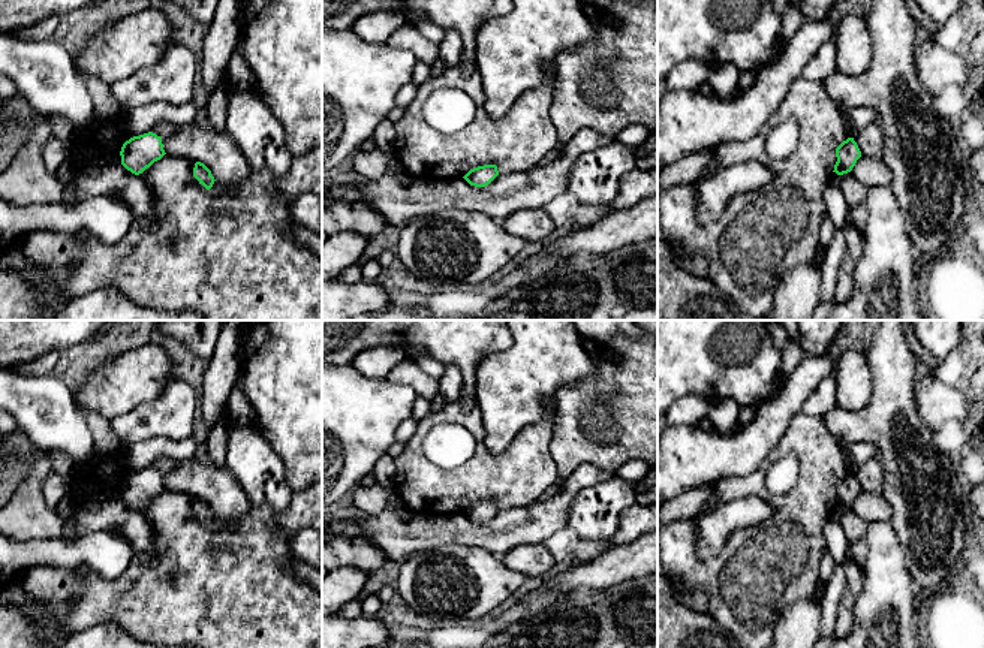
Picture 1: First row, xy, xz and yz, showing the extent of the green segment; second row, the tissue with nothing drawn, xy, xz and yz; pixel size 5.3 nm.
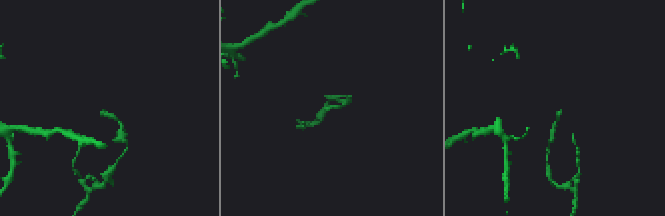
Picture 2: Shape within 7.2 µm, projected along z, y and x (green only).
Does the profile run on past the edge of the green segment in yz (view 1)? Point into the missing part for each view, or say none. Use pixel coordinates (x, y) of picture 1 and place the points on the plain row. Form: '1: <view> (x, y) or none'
1: none

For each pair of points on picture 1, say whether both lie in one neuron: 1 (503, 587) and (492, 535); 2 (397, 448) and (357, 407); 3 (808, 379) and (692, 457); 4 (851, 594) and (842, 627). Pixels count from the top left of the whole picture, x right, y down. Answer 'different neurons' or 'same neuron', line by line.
1: different neurons
2: different neurons
3: same neuron
4: same neuron

